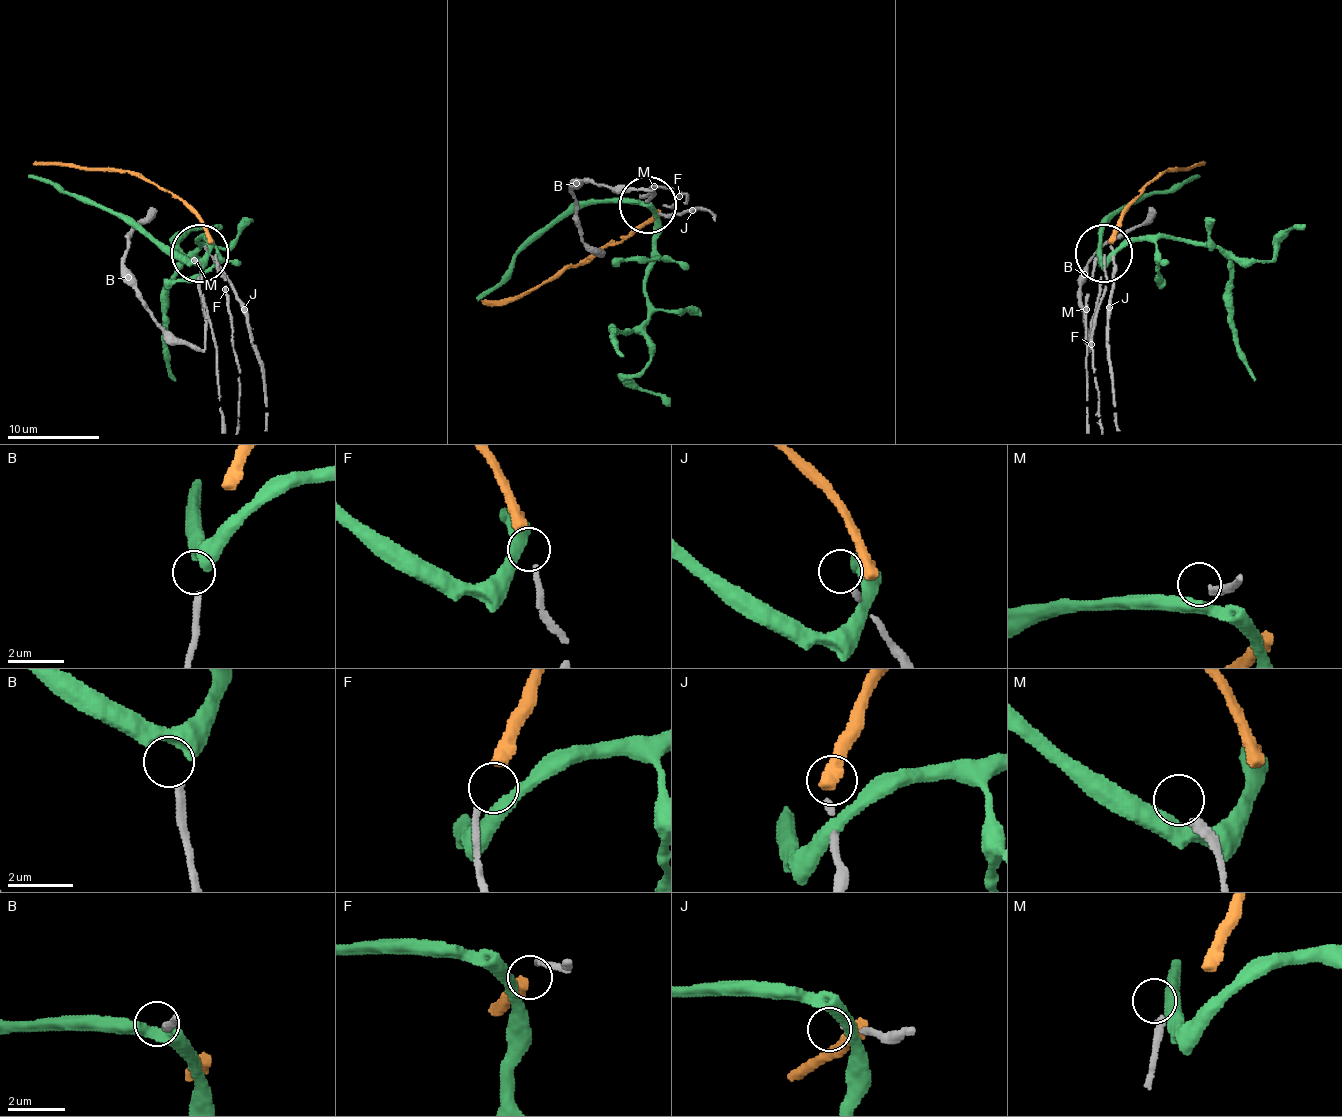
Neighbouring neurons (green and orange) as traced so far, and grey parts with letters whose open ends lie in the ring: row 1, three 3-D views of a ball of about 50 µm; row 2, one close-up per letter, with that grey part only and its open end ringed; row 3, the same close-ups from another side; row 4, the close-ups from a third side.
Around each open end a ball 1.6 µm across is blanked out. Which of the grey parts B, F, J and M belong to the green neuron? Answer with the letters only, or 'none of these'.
B

